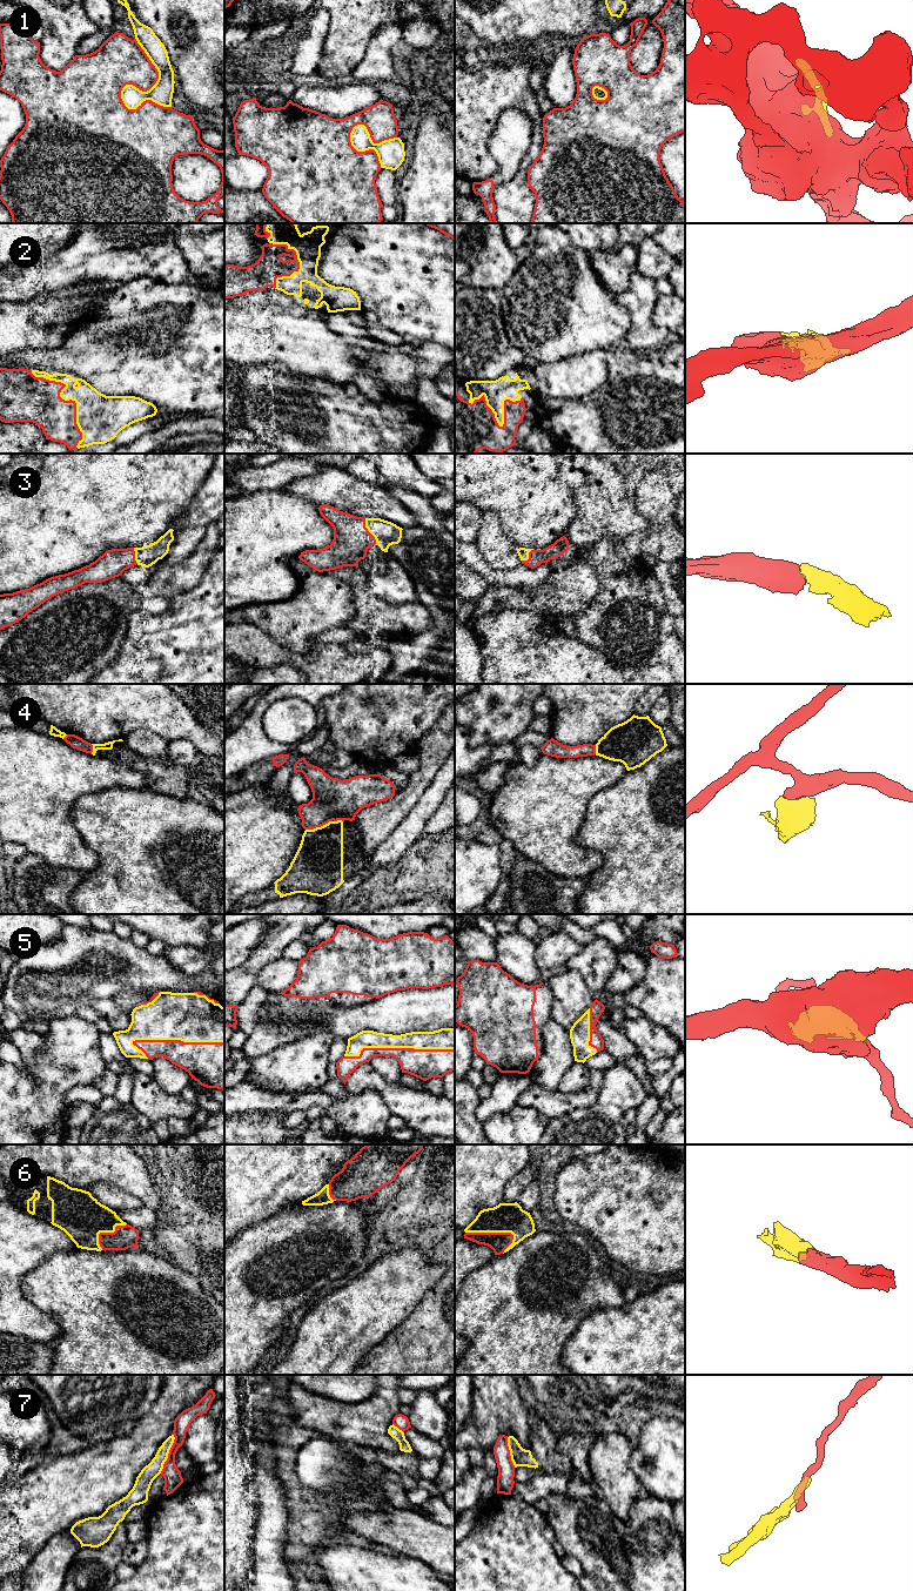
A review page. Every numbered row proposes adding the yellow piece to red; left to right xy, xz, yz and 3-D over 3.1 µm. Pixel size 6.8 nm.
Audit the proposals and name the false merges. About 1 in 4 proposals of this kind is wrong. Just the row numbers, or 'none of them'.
1, 4, 7

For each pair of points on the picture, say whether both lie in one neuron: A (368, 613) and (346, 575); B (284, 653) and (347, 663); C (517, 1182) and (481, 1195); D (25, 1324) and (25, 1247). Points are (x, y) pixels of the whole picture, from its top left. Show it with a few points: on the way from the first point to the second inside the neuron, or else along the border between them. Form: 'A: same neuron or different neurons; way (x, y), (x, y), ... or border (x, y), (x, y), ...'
A: same neuron; way (366, 603), (356, 583)
B: same neuron; way (300, 662), (331, 663)
C: different neurons; border (524, 1167), (508, 1182), (501, 1202)
D: same neuron; way (12, 1306), (12, 1266)

